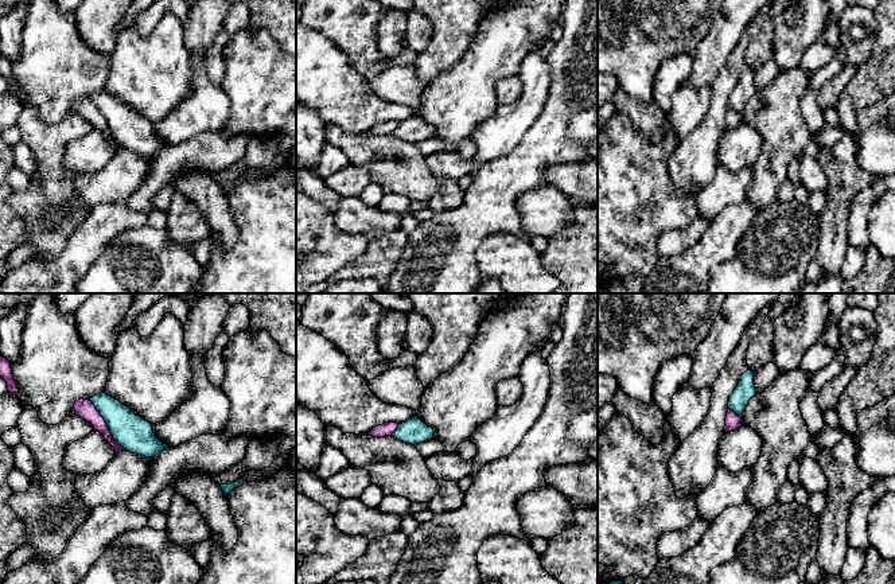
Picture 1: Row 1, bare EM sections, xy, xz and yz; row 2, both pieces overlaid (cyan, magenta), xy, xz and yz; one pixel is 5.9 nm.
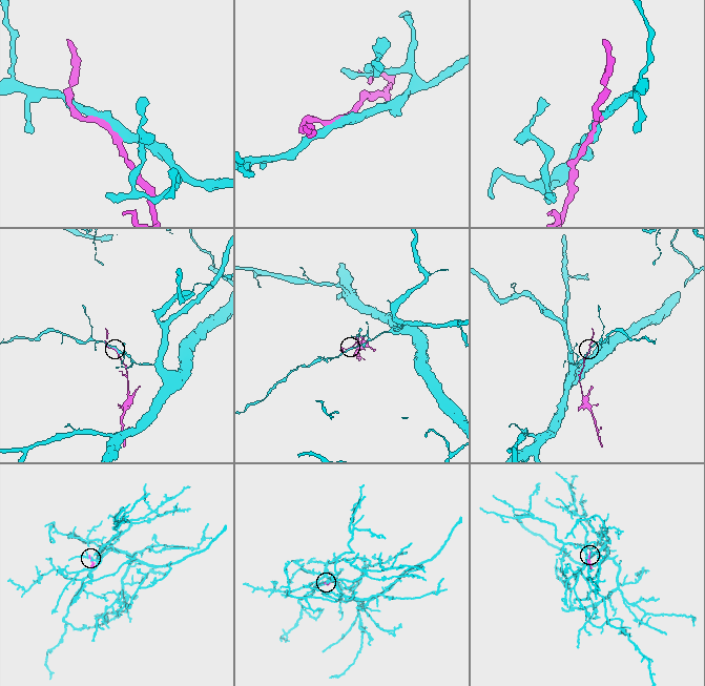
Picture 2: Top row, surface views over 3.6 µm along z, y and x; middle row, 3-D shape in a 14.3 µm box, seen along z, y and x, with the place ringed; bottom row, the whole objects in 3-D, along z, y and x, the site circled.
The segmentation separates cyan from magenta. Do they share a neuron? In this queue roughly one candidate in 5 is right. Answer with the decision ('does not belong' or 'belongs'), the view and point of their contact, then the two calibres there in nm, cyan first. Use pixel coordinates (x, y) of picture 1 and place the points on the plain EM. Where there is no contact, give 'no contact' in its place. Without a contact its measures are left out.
does not belong; contact xy (106, 123); calibres 200 and 110 nm

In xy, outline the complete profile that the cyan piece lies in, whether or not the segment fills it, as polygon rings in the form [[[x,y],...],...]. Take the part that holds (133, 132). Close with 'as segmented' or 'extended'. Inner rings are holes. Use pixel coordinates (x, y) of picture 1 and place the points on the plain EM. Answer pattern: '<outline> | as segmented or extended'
[[[106,92],[90,97],[104,116],[113,137],[127,149],[153,156],[170,147],[153,132],[152,122],[136,114],[128,105]]] | as segmented

